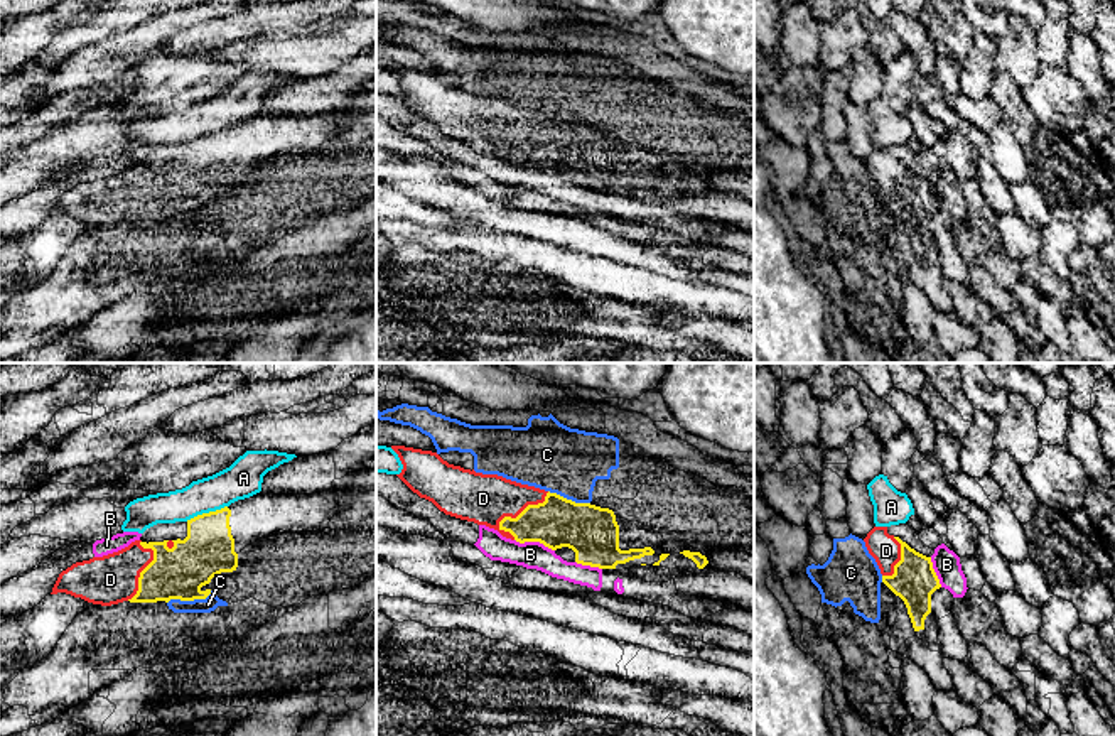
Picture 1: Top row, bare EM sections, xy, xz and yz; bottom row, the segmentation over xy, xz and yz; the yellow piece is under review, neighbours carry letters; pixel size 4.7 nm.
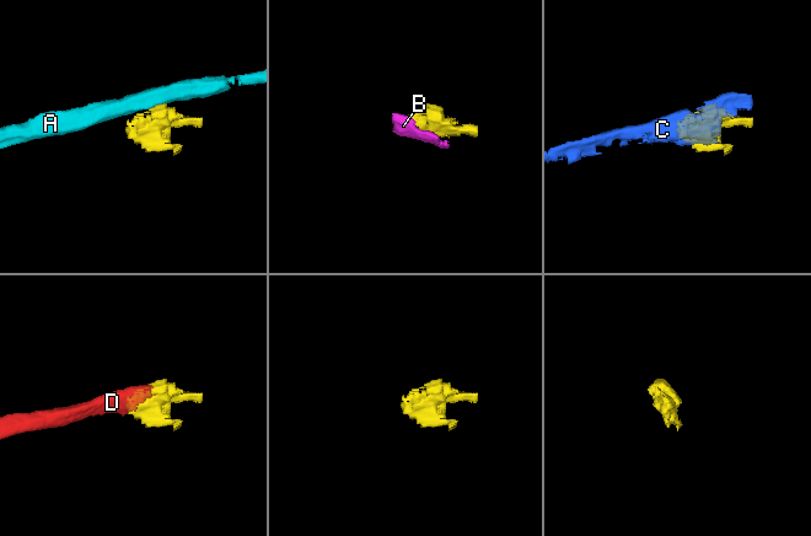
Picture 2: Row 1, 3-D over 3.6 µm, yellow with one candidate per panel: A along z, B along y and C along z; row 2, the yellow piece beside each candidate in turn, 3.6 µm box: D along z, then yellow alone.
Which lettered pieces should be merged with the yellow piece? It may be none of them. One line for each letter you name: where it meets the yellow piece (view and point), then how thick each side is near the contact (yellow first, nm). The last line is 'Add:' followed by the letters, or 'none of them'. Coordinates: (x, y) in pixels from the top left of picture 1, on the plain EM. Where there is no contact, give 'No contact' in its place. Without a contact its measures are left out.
D: Touches yellow at xz (523, 132). Thickness 240 nm (yellow) against 240 nm
Add: D

